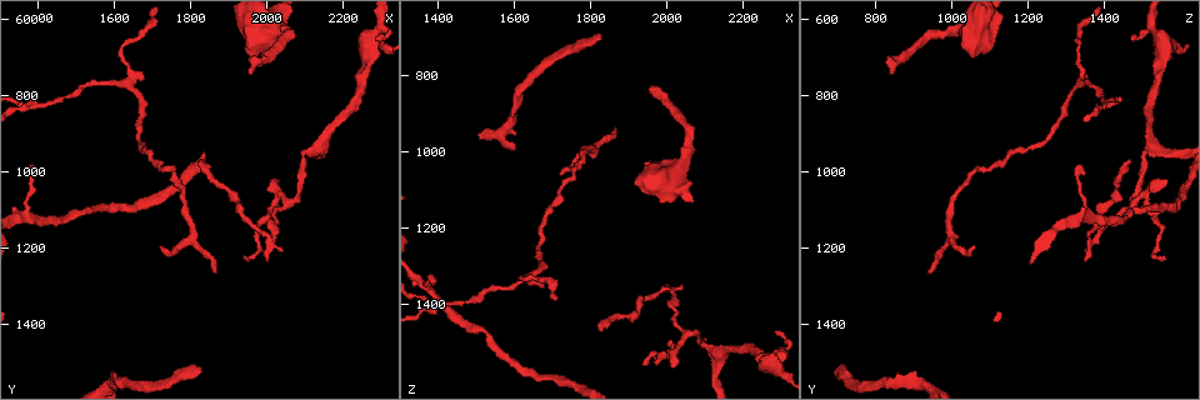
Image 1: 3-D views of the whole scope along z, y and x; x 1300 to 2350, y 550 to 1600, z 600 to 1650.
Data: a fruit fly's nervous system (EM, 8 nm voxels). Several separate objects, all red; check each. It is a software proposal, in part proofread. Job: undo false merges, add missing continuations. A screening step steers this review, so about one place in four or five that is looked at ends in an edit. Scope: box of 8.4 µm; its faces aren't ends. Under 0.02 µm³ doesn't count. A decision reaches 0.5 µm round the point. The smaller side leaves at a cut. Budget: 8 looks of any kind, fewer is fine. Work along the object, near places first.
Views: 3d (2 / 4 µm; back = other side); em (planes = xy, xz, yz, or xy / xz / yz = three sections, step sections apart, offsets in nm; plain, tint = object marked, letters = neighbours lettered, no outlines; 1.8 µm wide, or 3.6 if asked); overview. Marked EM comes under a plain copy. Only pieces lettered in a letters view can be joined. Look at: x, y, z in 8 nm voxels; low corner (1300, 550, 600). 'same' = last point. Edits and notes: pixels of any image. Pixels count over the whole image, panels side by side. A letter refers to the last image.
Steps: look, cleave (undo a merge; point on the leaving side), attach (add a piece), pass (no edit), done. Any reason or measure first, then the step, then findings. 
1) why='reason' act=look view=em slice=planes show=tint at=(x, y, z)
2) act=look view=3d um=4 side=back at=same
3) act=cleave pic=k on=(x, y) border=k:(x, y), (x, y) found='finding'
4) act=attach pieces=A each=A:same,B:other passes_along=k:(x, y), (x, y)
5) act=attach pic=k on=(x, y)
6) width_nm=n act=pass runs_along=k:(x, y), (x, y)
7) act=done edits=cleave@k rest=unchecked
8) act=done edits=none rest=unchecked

why='free end' act=look view=em slice=planes show=letters at=(2290, 650, 1465)

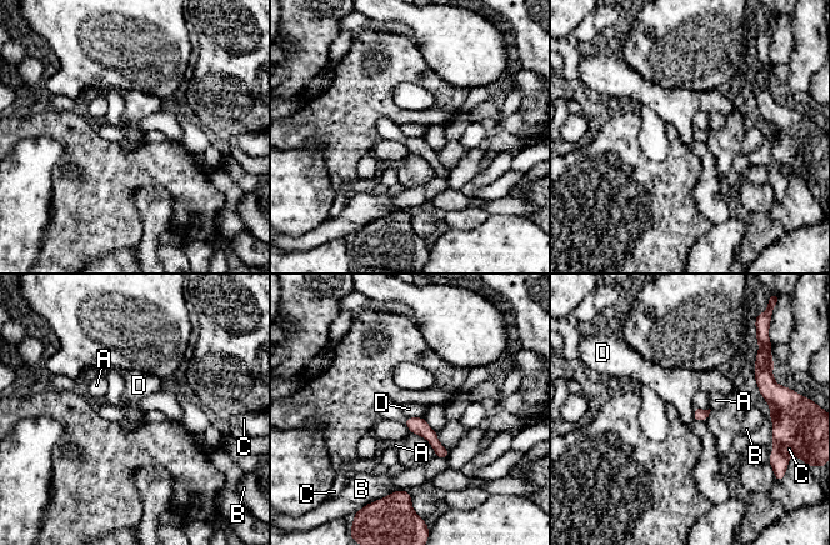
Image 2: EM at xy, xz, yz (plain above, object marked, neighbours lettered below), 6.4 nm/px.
width_nm=80 act=pass each=A:other,B:other,C:other,D:other border=2:(406, 416), (423, 418) found='no lettered piece goes on from it'

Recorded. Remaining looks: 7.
why='sharp bend' act=look view=em slice=planes show=letters at=(2005, 1180, 1360)

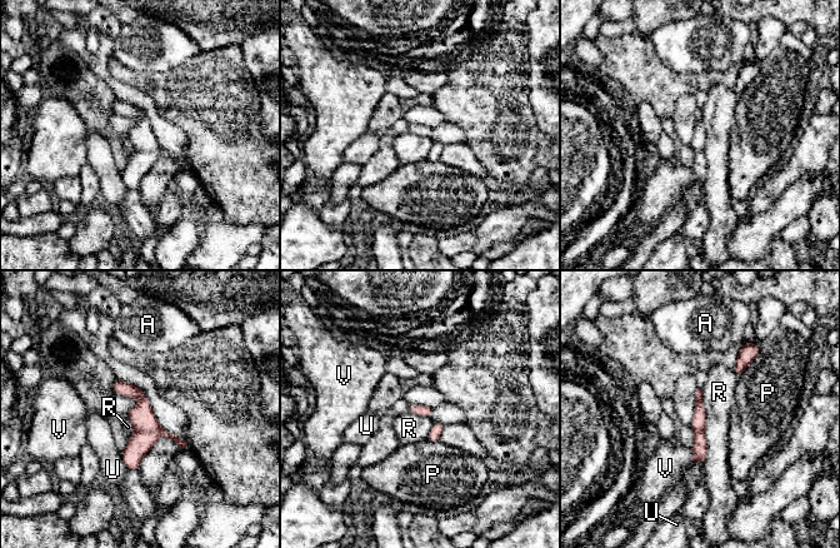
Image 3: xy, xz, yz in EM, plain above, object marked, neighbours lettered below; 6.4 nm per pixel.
act=pass each=A:other,P:other,R:other,U:other,V:other border=3:(700, 389), (705, 413), (704, 463) found='continuous, no second neuron'

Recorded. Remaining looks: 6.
act=look view=em slice=xy step=4 show=tint at=(1865, 1270, 940)

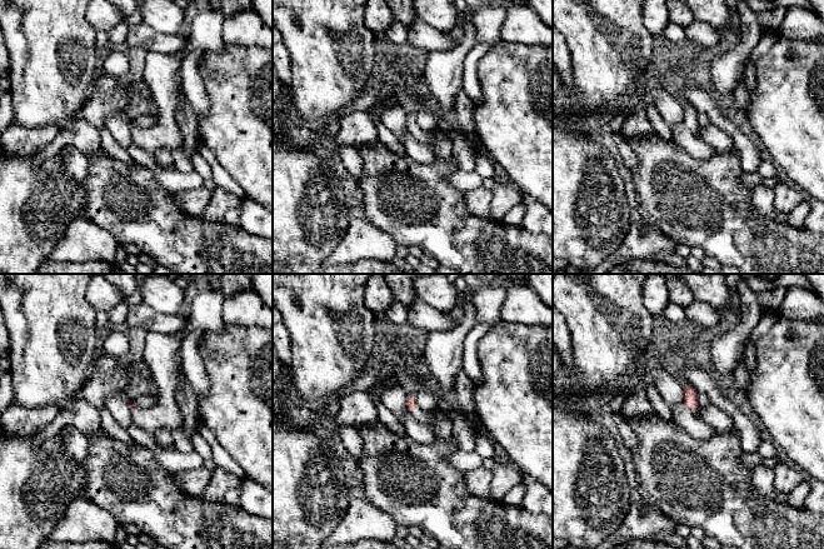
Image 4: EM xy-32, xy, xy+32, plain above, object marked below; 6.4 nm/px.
act=look view=em slice=yz step=8 show=letters at=same

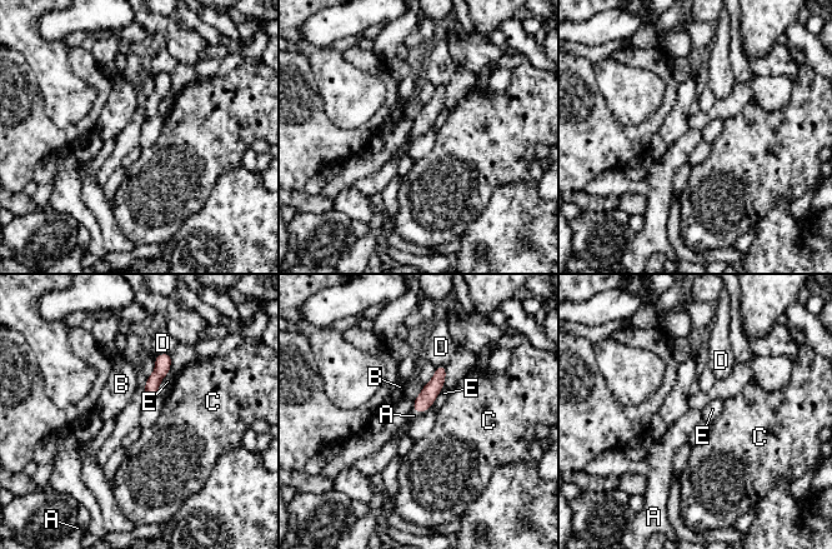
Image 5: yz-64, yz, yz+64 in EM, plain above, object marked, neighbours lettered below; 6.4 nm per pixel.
act=attach pic=5 on=(414, 415) each=A:same,B:other,C:other,D:other,E:other passes_along=5:(430, 392), (417, 410), (414, 415) found='it goes on there'

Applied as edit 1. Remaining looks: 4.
act=done edits=attach@5 rest=unchecked

